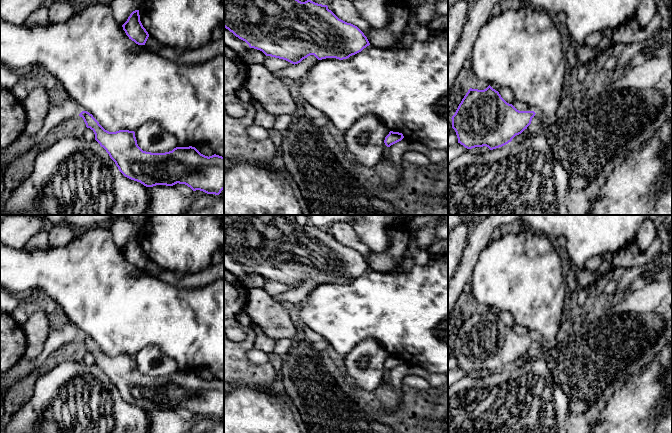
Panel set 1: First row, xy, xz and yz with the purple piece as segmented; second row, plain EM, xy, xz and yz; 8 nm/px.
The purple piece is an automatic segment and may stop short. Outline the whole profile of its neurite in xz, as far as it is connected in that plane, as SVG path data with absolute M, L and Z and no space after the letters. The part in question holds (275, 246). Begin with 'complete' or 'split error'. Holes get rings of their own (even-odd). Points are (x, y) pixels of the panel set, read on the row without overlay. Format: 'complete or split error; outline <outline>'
complete; outline M224 215L224 251L245 265L250 272L294 289L310 279L314 279L318 284L347 283L370 269L357 250L339 243L327 229L315 227L310 223L299 225L295 221L295 215Z

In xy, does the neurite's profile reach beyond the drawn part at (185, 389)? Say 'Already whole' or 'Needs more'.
Already whole

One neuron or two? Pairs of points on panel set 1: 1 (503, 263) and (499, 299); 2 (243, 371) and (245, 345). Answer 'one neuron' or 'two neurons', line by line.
1: one neuron
2: one neuron

